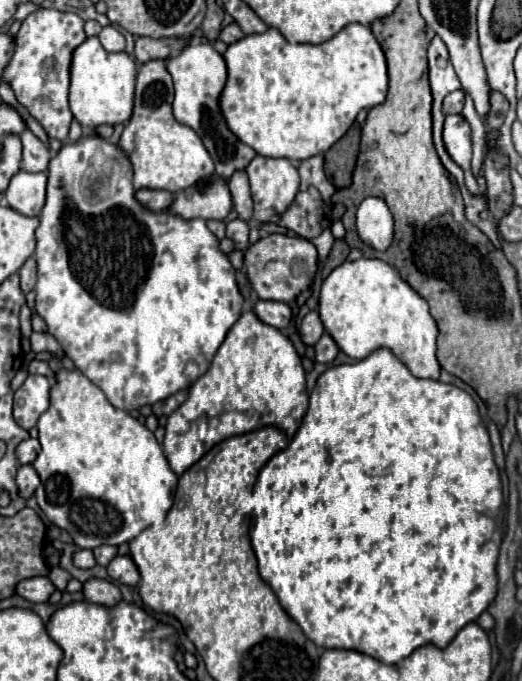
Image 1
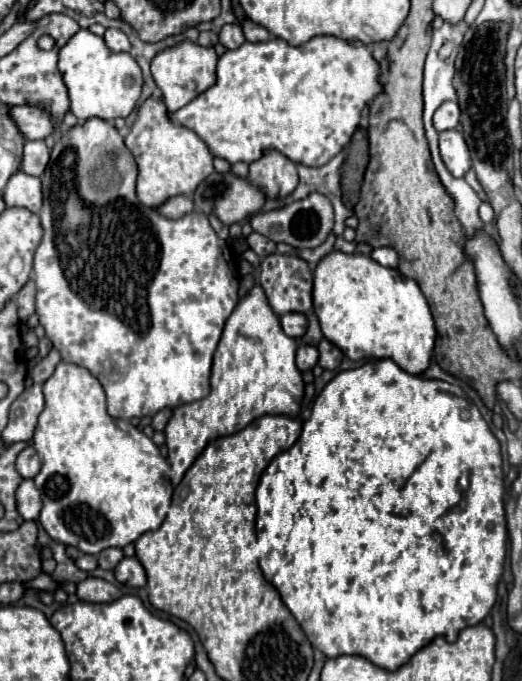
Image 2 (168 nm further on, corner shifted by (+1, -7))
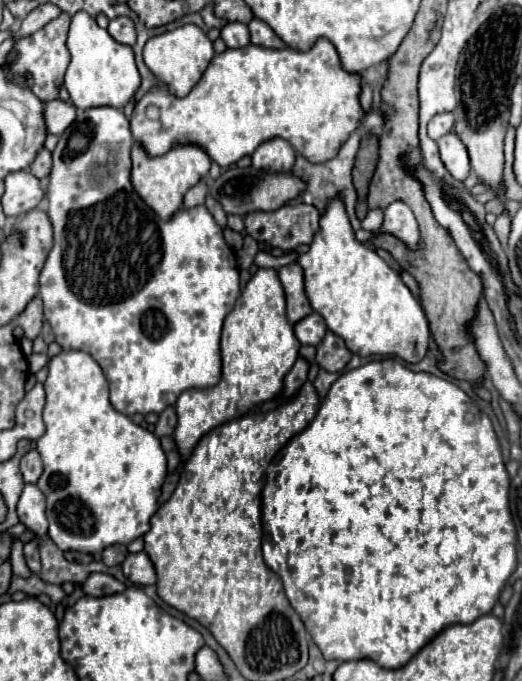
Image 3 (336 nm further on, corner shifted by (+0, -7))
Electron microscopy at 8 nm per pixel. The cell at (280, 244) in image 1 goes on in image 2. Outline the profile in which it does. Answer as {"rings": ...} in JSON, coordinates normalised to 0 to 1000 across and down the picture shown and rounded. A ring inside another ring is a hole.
{"rings":[[[521,372],[506,377],[498,386],[498,404],[494,416],[502,419],[510,439],[529,463],[544,463],[556,457],[567,460],[594,460],[598,457],[598,421],[602,421],[602,404],[590,386],[567,374],[536,374]]]}

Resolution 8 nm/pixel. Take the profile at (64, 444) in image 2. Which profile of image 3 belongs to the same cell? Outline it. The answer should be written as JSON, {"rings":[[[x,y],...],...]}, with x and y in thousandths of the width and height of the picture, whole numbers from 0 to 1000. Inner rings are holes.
{"rings":[[[117,515],[113,521],[98,524],[90,533],[90,559],[86,559],[86,577],[90,577],[90,592],[82,601],[82,618],[86,618],[86,639],[75,642],[71,648],[71,662],[79,665],[79,674],[86,680],[86,692],[71,706],[71,715],[86,724],[90,730],[90,762],[94,762],[94,789],[113,800],[113,806],[121,809],[155,809],[155,812],[193,812],[201,803],[232,797],[232,800],[247,800],[255,791],[278,786],[285,780],[285,762],[289,756],[301,750],[301,733],[305,733],[305,721],[312,712],[312,703],[320,698],[320,674],[316,665],[305,653],[305,645],[285,636],[282,630],[274,630],[270,624],[255,621],[243,609],[220,604],[209,592],[209,562],[190,539],[190,533],[163,515]]]}

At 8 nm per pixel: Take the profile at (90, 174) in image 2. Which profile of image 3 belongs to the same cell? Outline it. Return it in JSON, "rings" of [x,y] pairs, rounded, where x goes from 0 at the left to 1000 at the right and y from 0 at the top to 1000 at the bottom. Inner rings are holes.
{"rings":[[[178,157],[167,163],[148,163],[144,181],[128,186],[128,192],[113,201],[113,210],[102,222],[102,248],[94,257],[94,275],[90,275],[90,295],[94,295],[94,319],[105,339],[105,360],[86,383],[86,392],[75,407],[79,419],[79,439],[86,448],[86,468],[98,474],[105,501],[121,512],[155,512],[167,515],[197,542],[209,568],[213,568],[213,595],[236,606],[236,609],[259,609],[259,606],[308,606],[316,598],[335,595],[339,583],[358,571],[389,571],[408,568],[423,557],[423,480],[431,463],[446,454],[450,439],[458,436],[458,392],[450,372],[439,366],[439,360],[427,351],[423,333],[412,327],[408,316],[397,310],[393,301],[347,307],[339,310],[324,325],[308,325],[259,283],[251,272],[251,216],[255,201],[247,192],[247,175],[236,169],[224,157]]]}

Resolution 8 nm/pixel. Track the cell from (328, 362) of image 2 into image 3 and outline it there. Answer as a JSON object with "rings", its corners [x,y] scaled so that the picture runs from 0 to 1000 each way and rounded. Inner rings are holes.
{"rings":[[[626,486],[619,504],[607,507],[607,533],[626,545],[657,545],[672,521],[661,501],[634,486]]]}

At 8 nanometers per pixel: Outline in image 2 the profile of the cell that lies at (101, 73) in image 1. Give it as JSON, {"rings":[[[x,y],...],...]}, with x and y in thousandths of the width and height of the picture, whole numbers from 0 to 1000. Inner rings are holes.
{"rings":[[[153,43],[115,72],[111,98],[134,137],[134,163],[153,181],[176,172],[218,178],[226,172],[245,172],[257,163],[272,134],[272,104],[245,78],[215,78],[195,54],[169,43]]]}

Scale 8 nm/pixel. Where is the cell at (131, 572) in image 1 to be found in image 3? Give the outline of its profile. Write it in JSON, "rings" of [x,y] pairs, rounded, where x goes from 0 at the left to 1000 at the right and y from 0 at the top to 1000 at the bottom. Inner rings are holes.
{"rings":[[[278,809],[270,812],[247,812],[236,824],[236,841],[243,850],[251,850],[259,859],[297,859],[297,833]]]}

